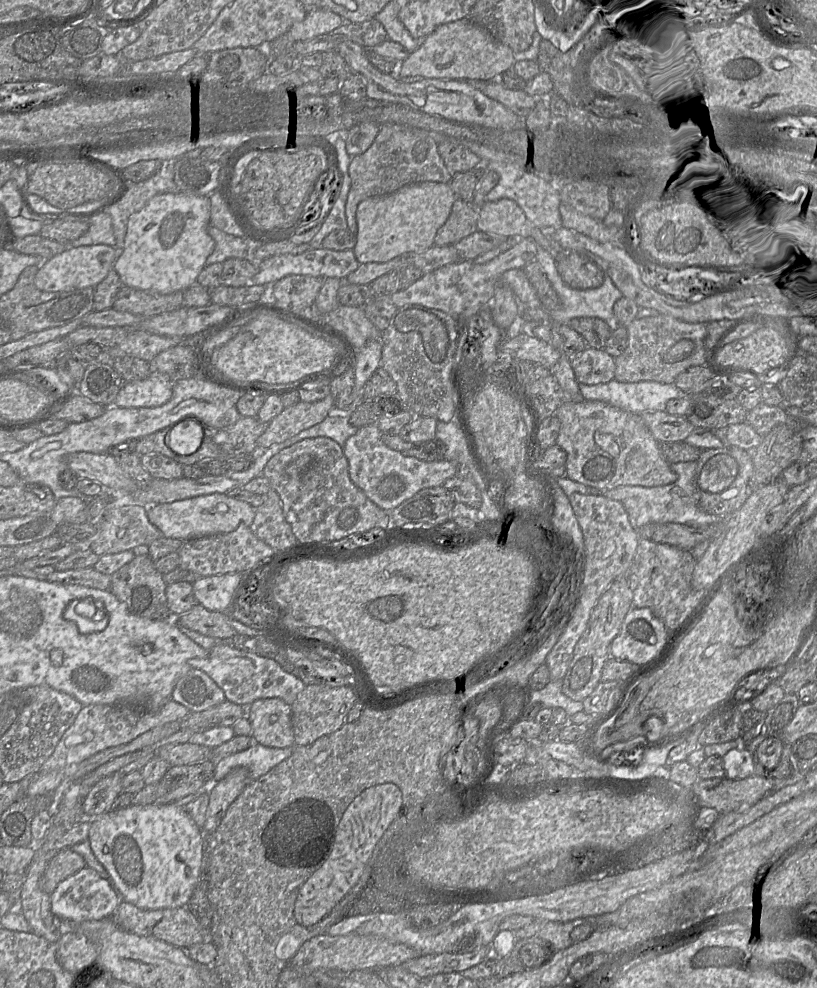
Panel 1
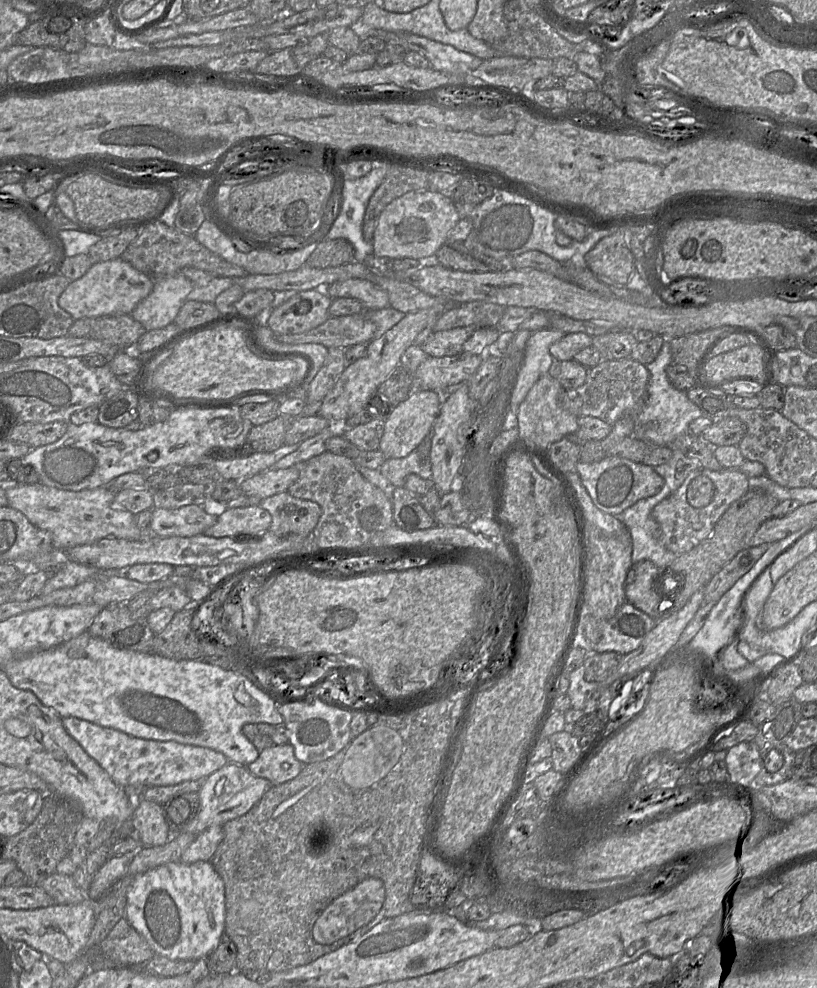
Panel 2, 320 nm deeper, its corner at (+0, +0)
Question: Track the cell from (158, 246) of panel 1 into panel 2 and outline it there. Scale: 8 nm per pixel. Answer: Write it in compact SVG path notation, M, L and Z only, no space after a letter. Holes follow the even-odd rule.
M181 273L154 279L151 293L131 313L146 331L166 327L174 322L180 308L192 291L192 282Z

